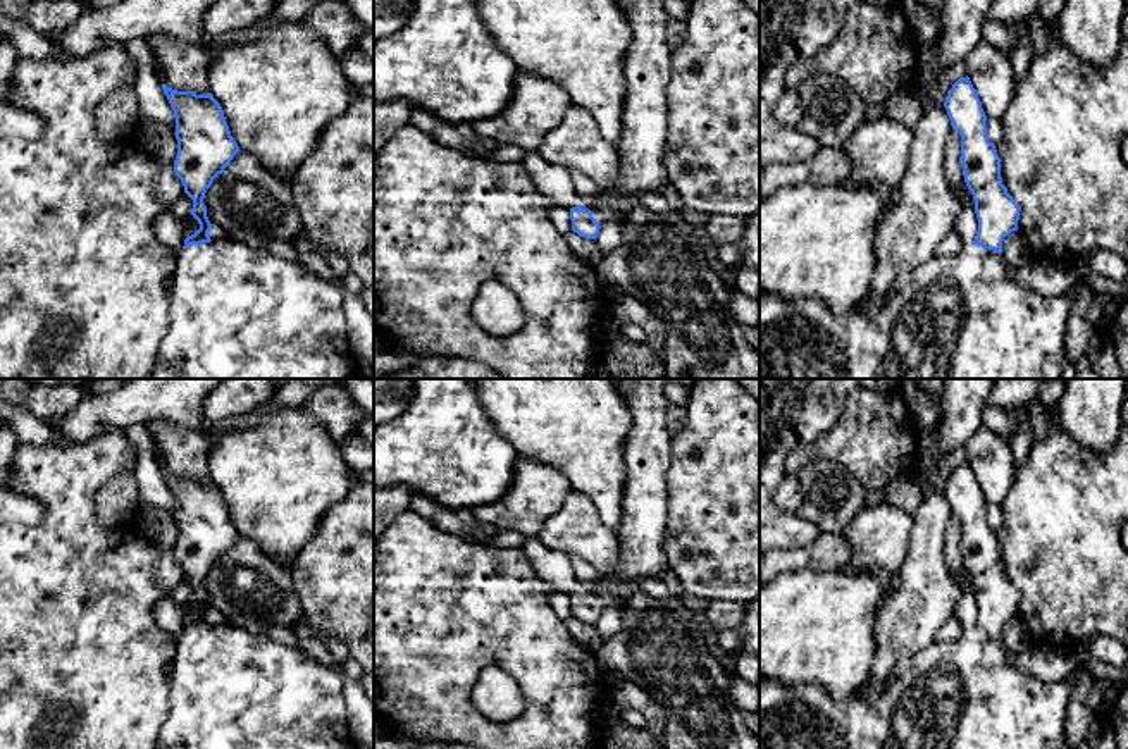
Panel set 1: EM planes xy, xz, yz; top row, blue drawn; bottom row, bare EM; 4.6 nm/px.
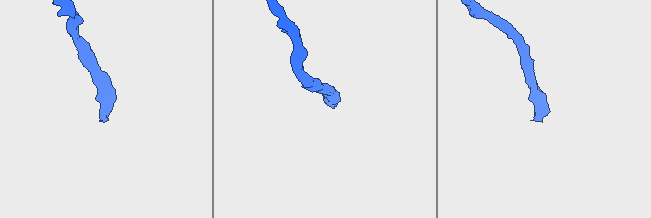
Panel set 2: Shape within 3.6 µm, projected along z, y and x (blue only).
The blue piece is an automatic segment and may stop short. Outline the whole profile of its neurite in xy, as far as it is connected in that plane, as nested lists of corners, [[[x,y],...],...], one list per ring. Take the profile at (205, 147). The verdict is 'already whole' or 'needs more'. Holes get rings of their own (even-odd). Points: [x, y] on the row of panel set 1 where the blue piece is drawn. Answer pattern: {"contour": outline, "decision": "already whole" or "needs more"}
{"contour": [[[162,84],[174,110],[174,172],[193,200],[200,229],[184,239],[169,282],[169,331],[148,379],[355,379],[360,367],[348,346],[344,289],[300,262],[239,241],[212,241],[203,203],[214,179],[239,150],[220,103],[208,95]]], "decision": "needs more"}

